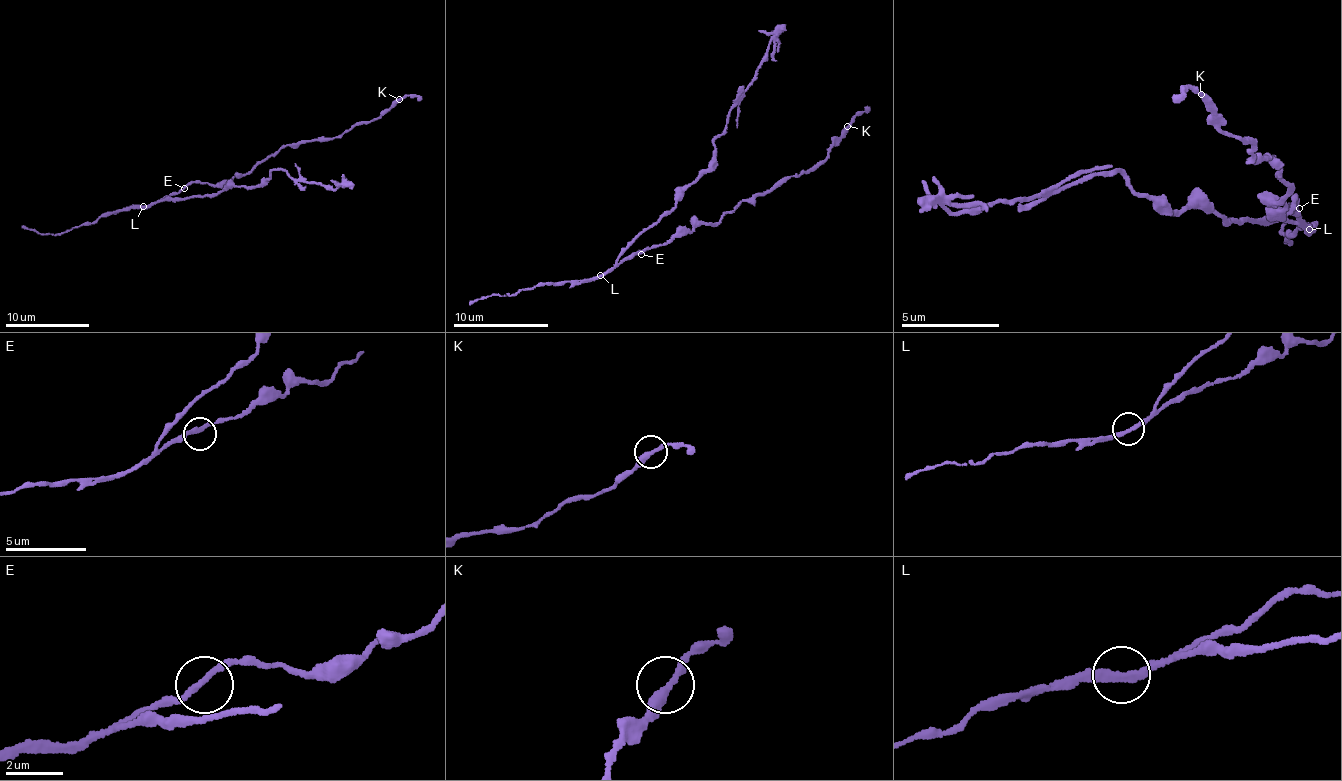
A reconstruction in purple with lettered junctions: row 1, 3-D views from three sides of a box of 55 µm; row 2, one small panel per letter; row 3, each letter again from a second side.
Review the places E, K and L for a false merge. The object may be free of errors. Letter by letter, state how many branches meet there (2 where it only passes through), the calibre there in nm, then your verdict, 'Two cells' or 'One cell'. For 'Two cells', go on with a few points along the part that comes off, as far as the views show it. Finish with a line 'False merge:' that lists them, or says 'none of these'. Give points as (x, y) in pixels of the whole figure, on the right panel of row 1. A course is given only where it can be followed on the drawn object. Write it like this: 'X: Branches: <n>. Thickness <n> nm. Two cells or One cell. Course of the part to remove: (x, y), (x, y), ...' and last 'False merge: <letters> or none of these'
E: Branches: 2. Thickness 220 nm. One cell
K: Branches: 2. Thickness 300 nm. One cell
L: Branches: 2. Thickness 280 nm. Two cells. Course of the part to remove: (1311, 228), (1248, 217), (1228, 225), (1201, 206), (1170, 214), (1112, 171), (1017, 199), (951, 210), (919, 202)
False merge: L

